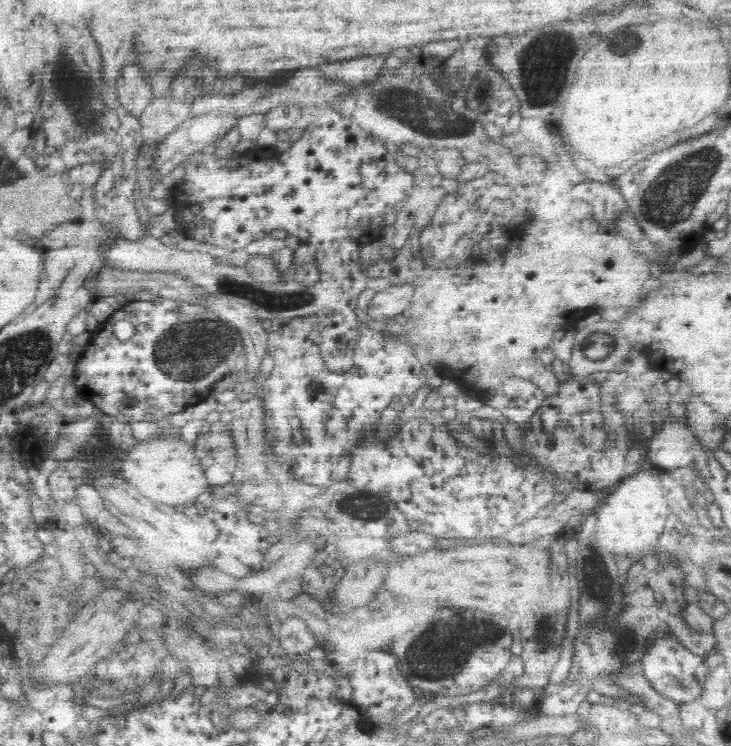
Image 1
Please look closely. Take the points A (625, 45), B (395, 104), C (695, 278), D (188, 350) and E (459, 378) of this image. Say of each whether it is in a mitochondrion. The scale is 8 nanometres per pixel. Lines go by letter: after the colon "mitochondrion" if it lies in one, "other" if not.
A: mitochondrion
B: mitochondrion
C: other
D: mitochondrion
E: other

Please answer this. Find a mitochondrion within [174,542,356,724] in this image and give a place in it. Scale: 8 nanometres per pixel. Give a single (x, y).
(247, 634)

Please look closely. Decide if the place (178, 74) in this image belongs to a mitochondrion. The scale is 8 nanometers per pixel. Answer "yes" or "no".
no

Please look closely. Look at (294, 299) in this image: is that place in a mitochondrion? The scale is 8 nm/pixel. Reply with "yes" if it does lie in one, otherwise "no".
yes

